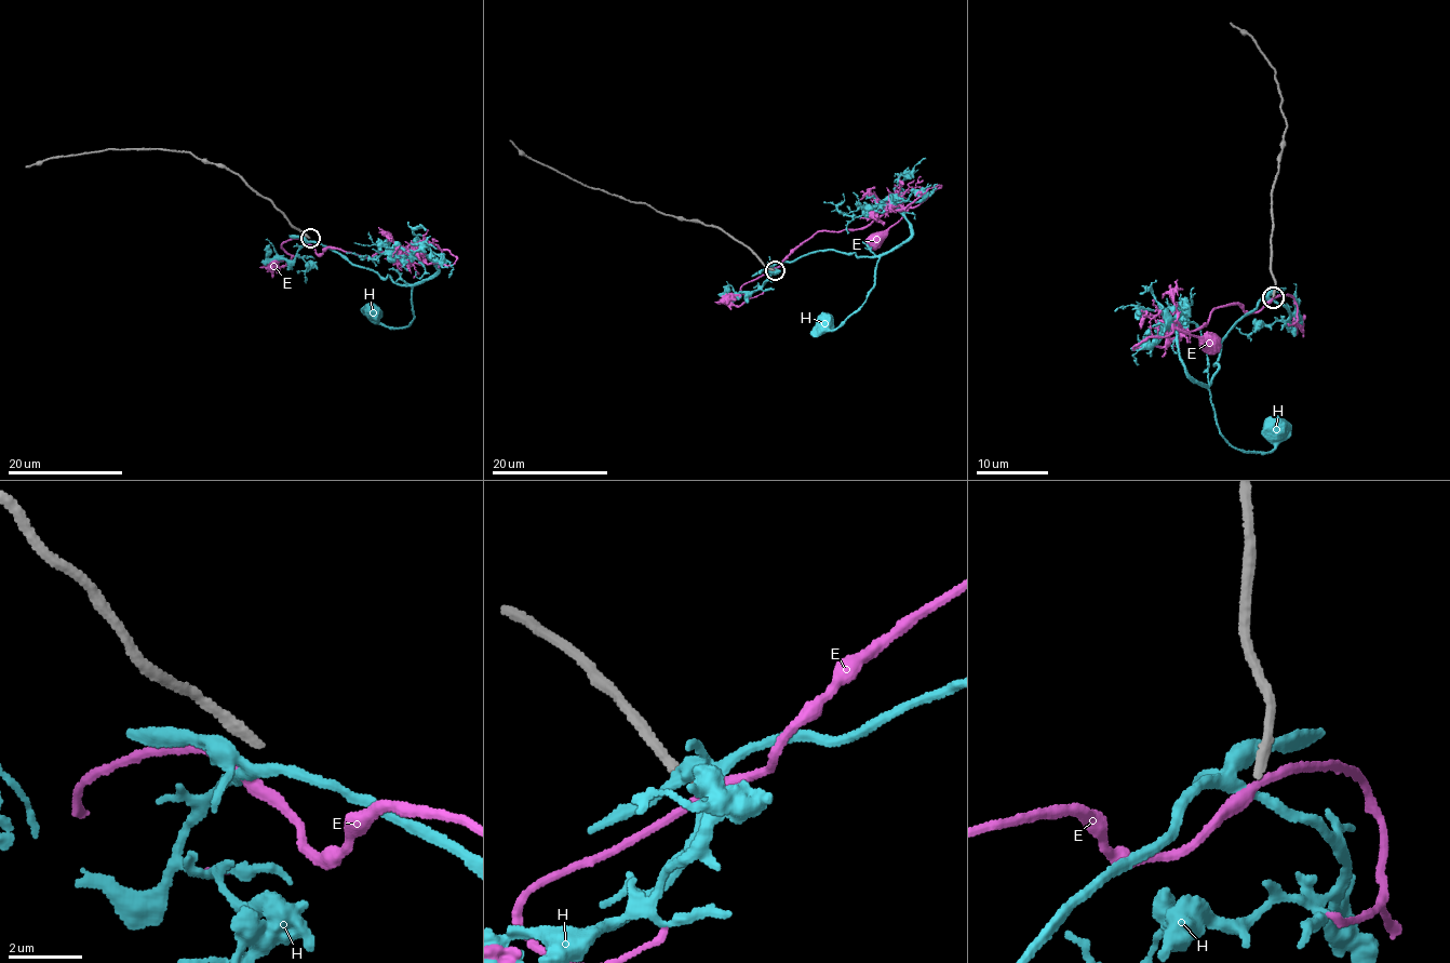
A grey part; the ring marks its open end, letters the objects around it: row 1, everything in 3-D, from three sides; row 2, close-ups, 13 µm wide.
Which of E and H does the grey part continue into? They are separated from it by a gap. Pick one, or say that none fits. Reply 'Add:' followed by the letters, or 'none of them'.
Add: none of them

